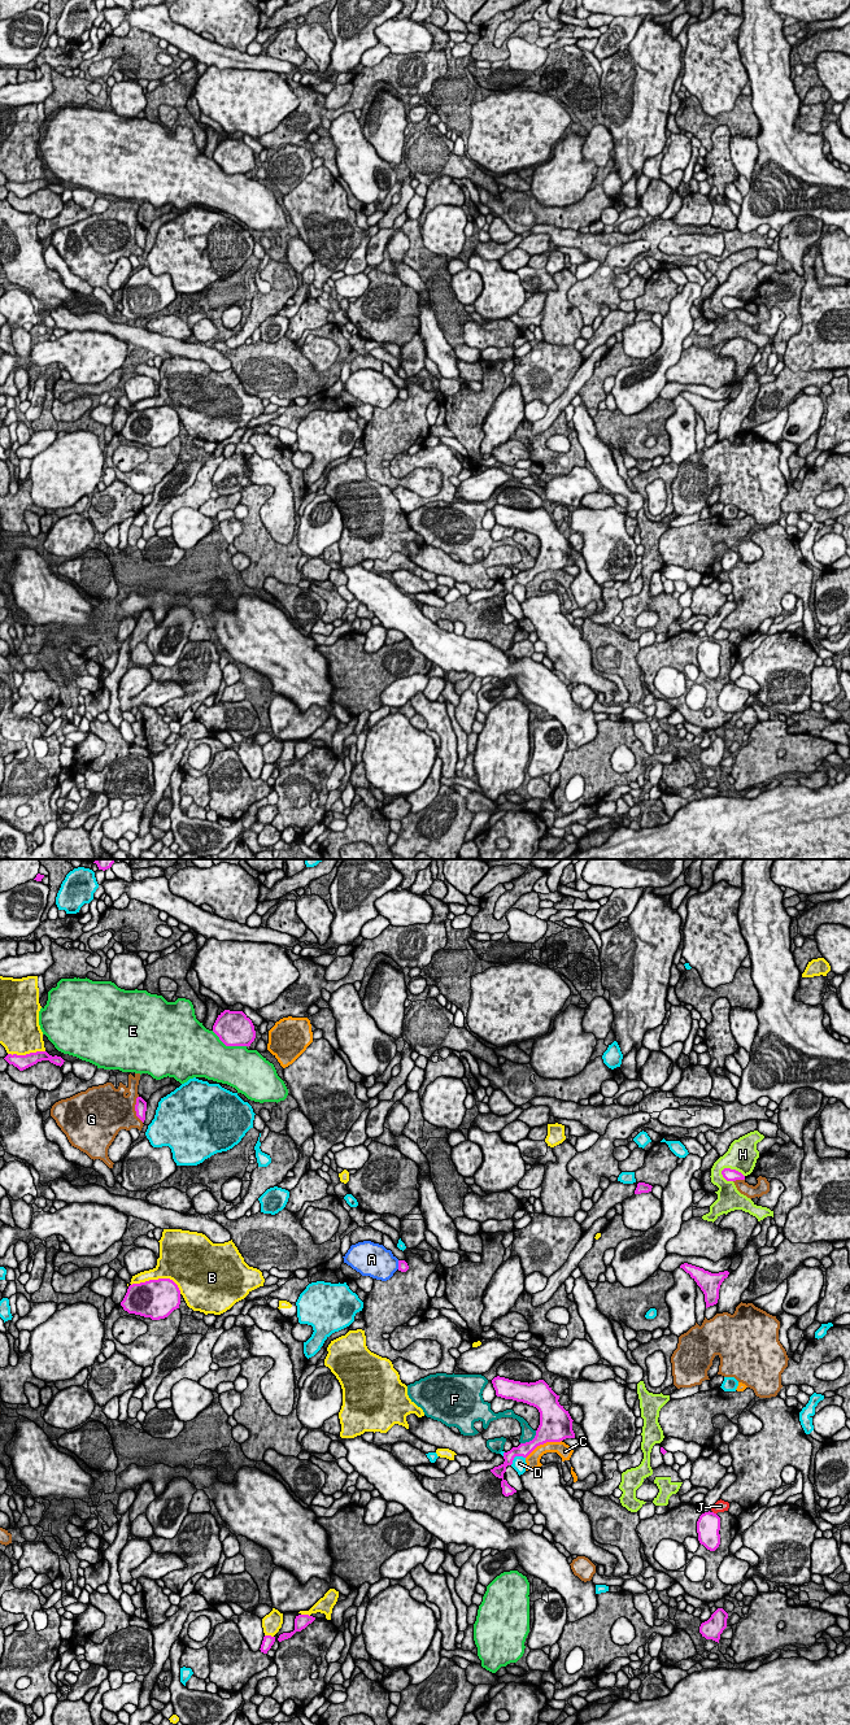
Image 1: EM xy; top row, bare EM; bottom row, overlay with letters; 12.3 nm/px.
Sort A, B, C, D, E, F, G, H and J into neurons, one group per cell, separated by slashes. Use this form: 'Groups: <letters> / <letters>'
Groups: A / B / C / D J / E / F / G / H

